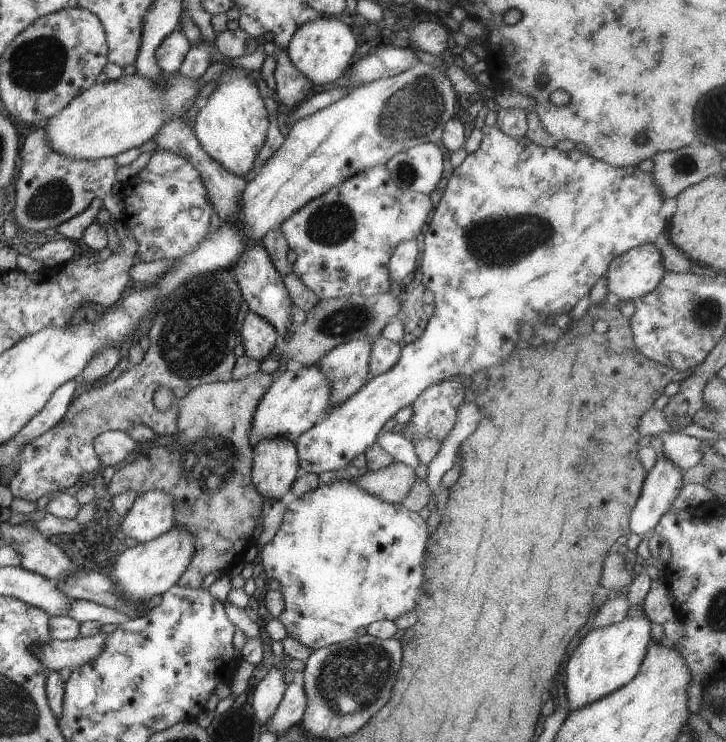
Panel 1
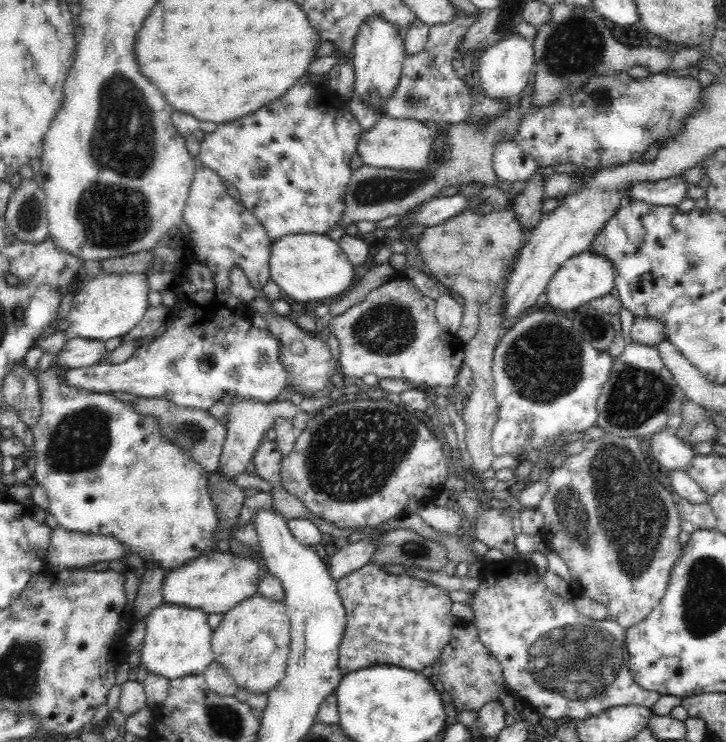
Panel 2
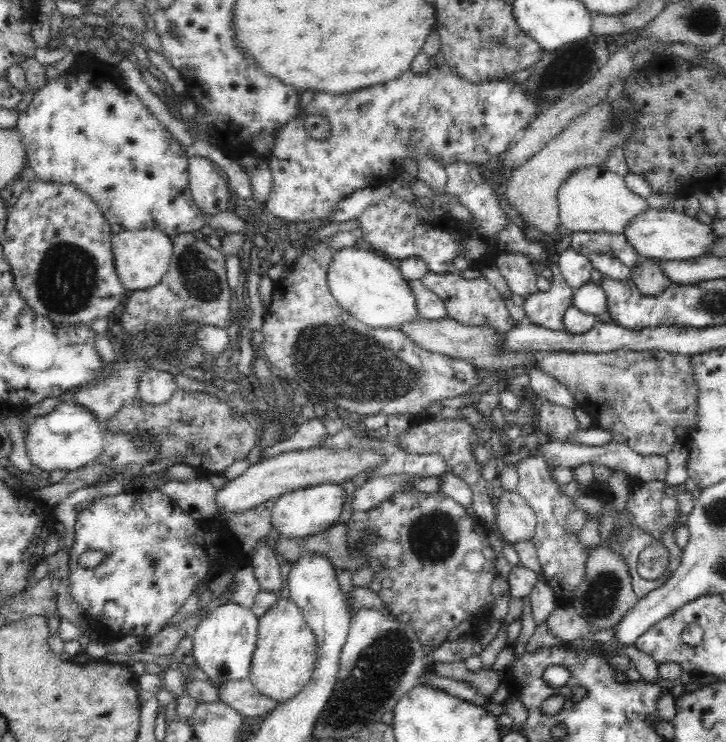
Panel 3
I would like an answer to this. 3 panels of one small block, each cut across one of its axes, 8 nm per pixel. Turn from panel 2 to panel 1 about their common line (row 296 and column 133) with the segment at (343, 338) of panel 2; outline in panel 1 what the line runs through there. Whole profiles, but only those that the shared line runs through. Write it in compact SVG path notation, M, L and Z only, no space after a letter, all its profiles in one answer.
M231 271L196 274L175 287L155 308L148 330L149 347L139 364L130 366L109 384L85 390L67 405L67 414L43 434L26 442L18 456L19 477L7 484L13 497L35 503L47 493L73 486L81 474L98 472L101 464L92 442L105 431L127 431L143 424L159 436L178 432L177 407L158 412L151 401L159 386L167 386L176 398L184 397L197 385L229 381L235 362L234 348L240 342L237 308L242 296Z

